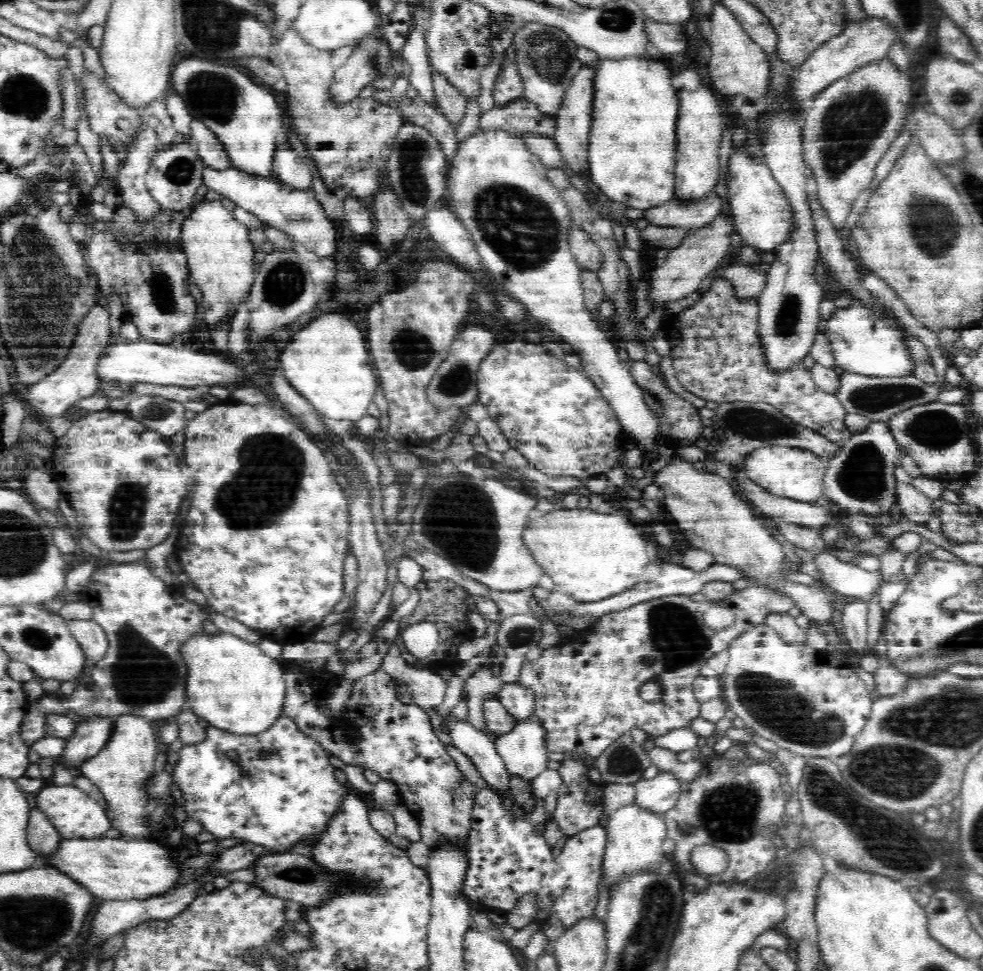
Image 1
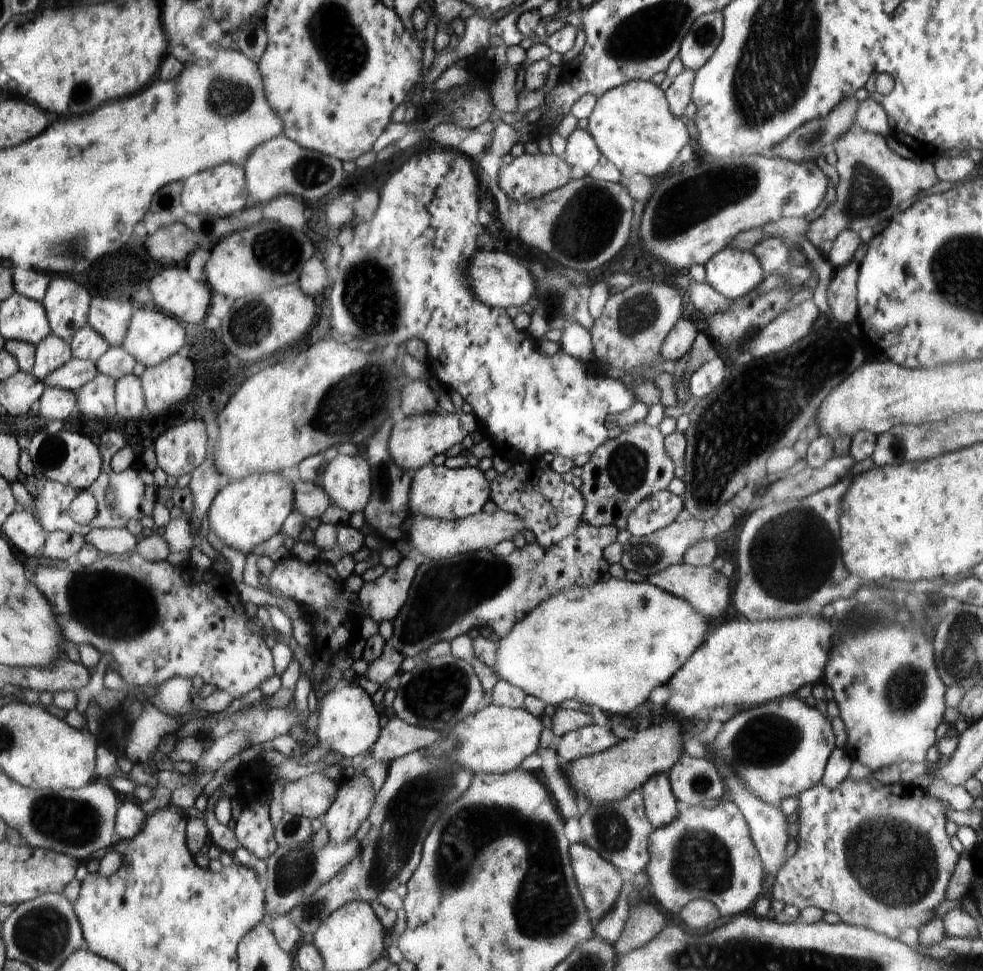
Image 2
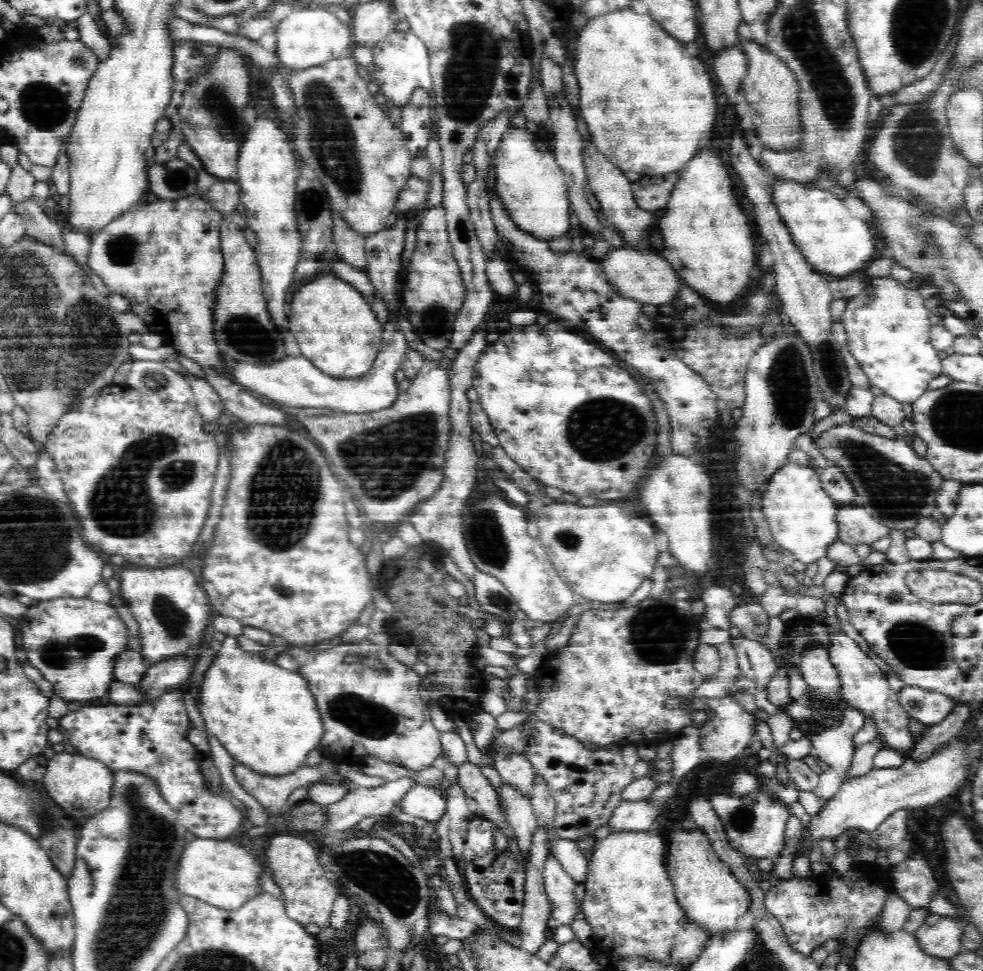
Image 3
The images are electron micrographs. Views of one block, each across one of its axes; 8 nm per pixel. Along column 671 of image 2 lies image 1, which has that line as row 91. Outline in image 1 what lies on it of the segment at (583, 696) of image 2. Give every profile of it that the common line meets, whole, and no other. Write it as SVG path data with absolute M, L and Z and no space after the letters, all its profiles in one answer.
M640 55L610 58L605 57L604 60L599 59L598 64L594 67L593 77L593 120L591 127L591 136L588 148L588 162L590 168L591 181L600 188L601 194L622 204L626 208L640 208L643 211L647 208L658 206L672 200L675 196L675 166L676 166L676 135L677 124L679 123L680 98L678 98L678 90L672 86L673 76L672 68L661 60L652 60L652 58L640 58Z

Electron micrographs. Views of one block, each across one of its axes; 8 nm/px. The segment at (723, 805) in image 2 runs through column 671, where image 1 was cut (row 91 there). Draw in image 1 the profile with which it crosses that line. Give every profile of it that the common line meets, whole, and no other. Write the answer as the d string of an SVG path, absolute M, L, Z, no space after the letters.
M886 57L842 76L824 88L824 91L810 102L811 107L801 120L804 166L814 173L814 190L818 193L822 207L826 209L830 223L836 229L846 226L846 218L852 211L852 203L874 180L876 164L886 154L890 144L896 140L902 126L905 126L911 98L912 82L908 80L906 72L895 68Z

